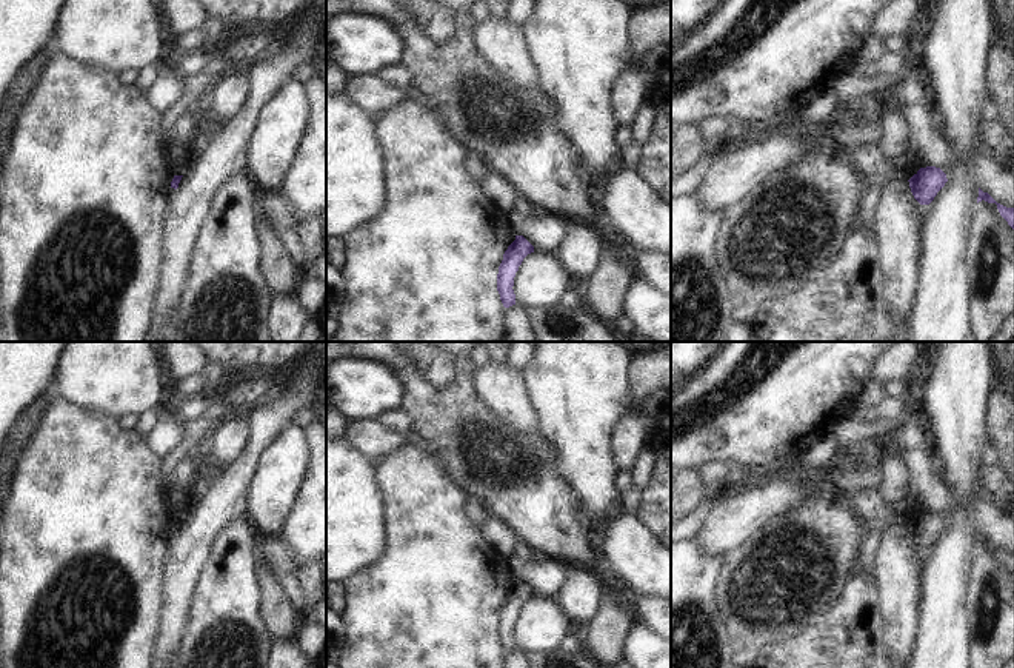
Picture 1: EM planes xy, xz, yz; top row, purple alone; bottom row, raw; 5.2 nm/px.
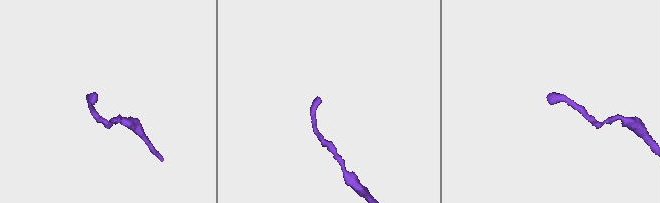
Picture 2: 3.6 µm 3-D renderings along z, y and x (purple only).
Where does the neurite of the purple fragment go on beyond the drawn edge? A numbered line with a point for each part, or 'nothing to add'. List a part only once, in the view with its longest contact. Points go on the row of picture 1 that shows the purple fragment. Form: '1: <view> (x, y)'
nothing to add

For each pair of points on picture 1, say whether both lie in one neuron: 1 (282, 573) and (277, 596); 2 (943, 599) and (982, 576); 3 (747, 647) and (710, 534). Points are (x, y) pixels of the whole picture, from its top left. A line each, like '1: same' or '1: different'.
1: different
2: different
3: different

